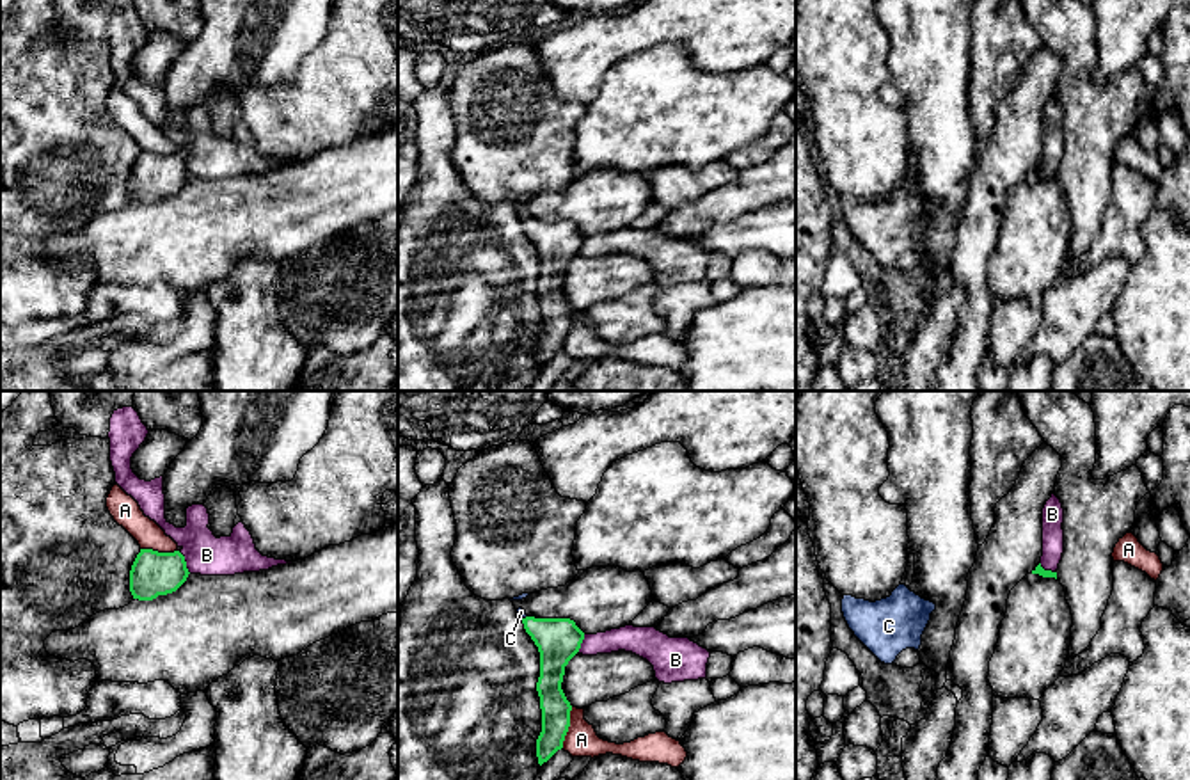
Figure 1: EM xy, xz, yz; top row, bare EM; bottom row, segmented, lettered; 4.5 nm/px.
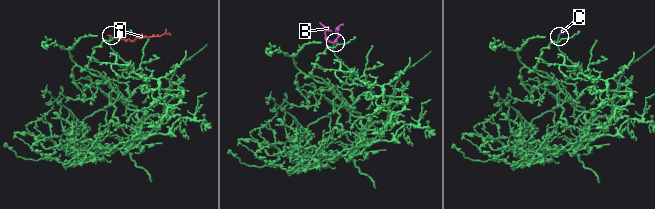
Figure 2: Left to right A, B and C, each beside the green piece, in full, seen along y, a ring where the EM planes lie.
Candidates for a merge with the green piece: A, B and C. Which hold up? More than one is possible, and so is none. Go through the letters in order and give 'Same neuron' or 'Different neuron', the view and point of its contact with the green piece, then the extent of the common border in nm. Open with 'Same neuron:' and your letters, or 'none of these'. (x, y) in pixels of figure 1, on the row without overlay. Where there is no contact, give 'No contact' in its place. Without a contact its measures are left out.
Same neuron: C
A: Different neuron. Touches green at xz (569, 327). Shared border 200 nm
B: Different neuron. Touches green at xy (185, 164). Shared border 120 nm
C: Same neuron. Touches green at xz (526, 219). Shared border 30 nm

